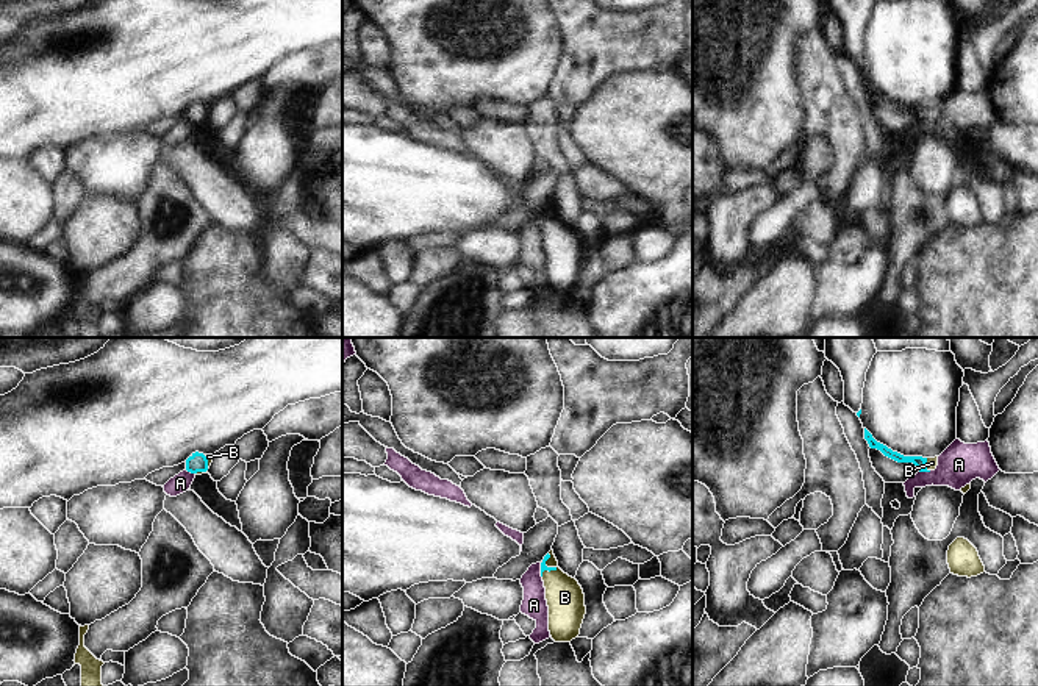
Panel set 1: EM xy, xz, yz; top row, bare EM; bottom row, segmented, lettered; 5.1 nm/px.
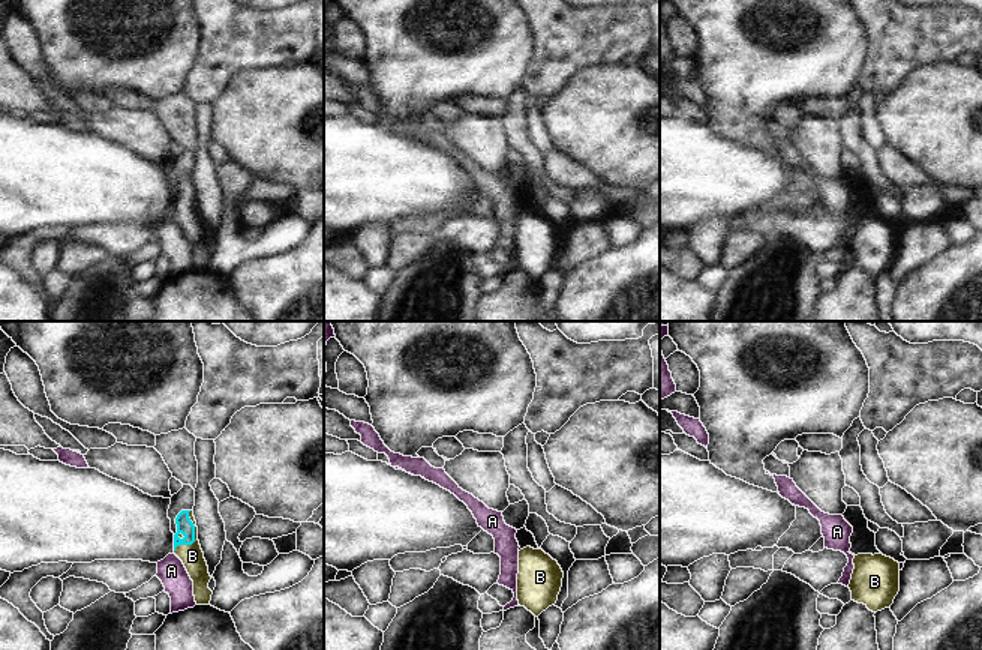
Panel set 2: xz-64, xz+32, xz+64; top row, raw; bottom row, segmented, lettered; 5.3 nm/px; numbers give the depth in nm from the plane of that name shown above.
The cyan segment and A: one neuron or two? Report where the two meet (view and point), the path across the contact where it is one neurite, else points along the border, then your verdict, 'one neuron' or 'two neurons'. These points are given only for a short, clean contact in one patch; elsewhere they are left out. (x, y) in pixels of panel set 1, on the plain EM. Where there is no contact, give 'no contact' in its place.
contact yz (924, 121); border yz (930, 121), (919, 122); two neurons

